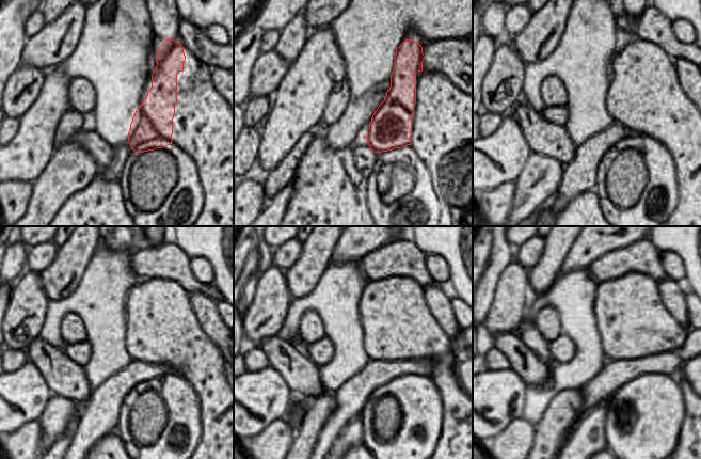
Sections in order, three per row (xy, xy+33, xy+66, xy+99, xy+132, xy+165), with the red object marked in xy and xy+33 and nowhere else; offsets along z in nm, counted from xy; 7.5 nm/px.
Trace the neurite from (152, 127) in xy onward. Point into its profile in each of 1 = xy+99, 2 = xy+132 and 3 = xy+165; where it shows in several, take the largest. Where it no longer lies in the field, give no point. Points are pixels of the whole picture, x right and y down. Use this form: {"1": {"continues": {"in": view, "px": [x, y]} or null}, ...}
{"1": {"continues": {"in": "xy+99", "px": [159, 312]}}, "2": {"continues": {"in": "xy+132", "px": [395, 318]}}, "3": {"continues": {"in": "xy+165", "px": [631, 320]}}}

